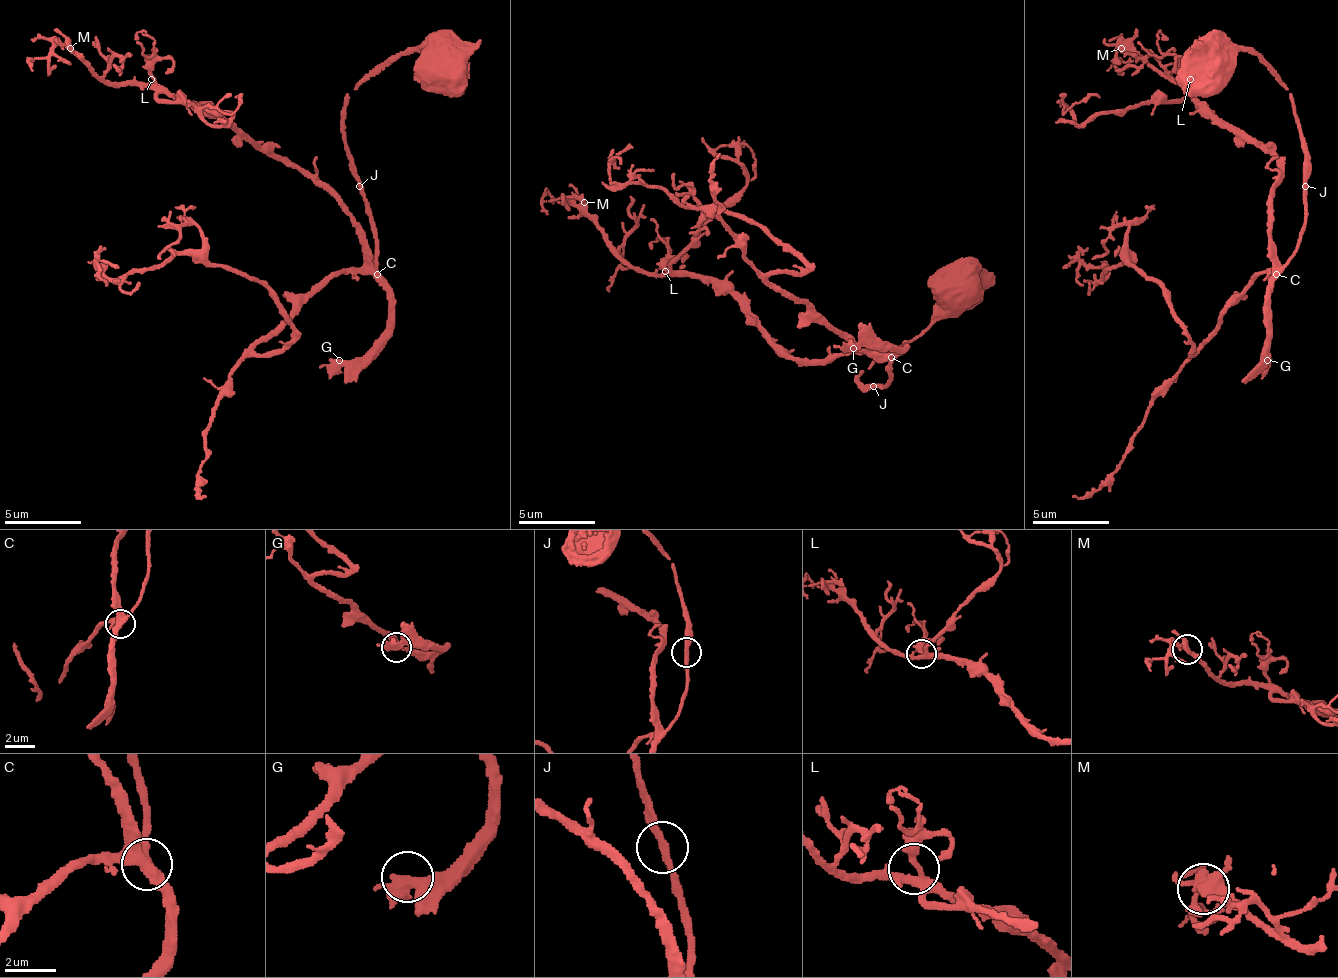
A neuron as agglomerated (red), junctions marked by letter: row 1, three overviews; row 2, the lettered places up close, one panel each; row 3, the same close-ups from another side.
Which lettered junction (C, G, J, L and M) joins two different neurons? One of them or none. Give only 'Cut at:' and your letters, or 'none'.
Cut at: none

